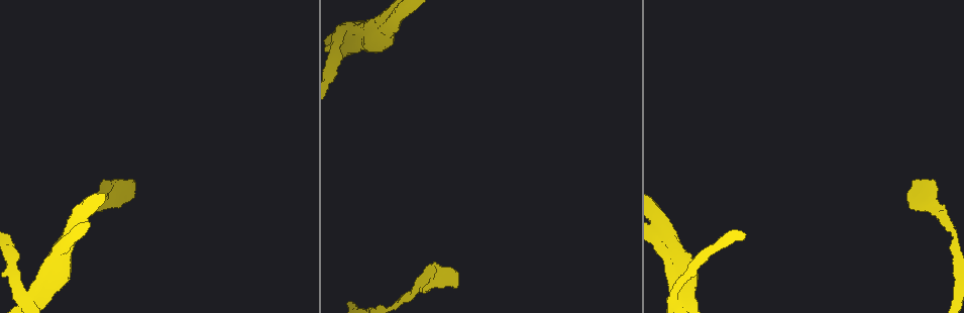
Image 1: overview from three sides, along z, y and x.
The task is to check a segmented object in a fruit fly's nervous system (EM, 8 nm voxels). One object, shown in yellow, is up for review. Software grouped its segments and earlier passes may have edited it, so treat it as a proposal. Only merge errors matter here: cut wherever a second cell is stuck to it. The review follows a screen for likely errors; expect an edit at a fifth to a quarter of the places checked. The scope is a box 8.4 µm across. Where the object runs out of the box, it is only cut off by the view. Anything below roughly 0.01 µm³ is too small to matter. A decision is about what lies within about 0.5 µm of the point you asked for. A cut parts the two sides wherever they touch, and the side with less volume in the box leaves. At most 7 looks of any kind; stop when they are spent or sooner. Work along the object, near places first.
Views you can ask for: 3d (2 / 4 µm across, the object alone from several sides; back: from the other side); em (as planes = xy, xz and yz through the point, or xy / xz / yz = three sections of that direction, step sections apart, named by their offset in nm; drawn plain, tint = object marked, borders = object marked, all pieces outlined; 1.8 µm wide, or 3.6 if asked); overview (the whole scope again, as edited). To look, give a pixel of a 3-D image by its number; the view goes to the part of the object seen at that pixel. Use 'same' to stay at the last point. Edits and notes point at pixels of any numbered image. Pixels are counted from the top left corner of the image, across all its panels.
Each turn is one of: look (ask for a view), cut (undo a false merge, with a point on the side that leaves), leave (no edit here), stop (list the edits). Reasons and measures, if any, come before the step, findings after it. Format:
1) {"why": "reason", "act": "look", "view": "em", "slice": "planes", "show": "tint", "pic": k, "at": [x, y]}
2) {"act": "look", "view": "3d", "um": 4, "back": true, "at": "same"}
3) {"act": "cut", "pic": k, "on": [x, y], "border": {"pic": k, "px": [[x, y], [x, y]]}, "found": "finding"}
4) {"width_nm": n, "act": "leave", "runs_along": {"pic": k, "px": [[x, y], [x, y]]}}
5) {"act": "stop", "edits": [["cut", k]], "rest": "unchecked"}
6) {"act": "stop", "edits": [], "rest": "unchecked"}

{"act": "look", "view": "em", "slice": "planes", "show": "tint", "pic": 1, "at": [660, 225]}

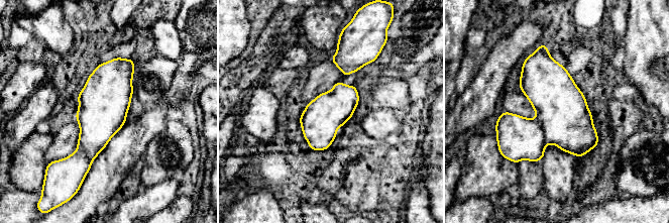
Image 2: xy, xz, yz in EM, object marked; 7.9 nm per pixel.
{"act": "leave", "found": "continuous, no second cell"}

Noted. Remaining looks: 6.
{"act": "look", "view": "3d", "um": 2, "pic": 1, "at": [36, 302]}

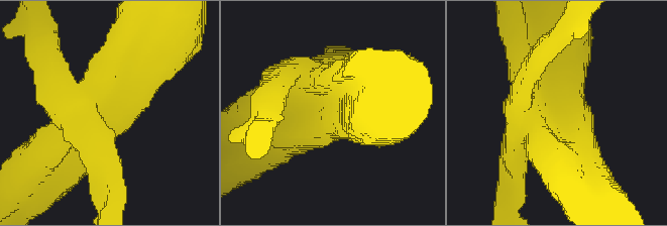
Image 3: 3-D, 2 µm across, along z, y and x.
{"arms": 3, "arm_widths_nm": [220, 400, 650], "why": "shape alone is not enough", "act": "look", "view": "em", "um": 3.6, "slice": "planes", "show": "tint", "pic": 3, "at": [548, 116]}

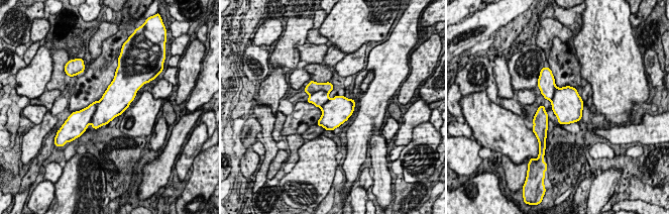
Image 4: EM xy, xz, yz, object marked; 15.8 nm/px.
{"width_nm": 440, "act": "cut", "pic": 4, "on": [313, 87], "border": {"pic": 4, "px": [[328, 92], [318, 90], [310, 95]]}, "found": "a second cell is stuck on"}

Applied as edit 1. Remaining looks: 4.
{"act": "stop", "edits": [["cut", 4]], "rest": "unchecked"}

